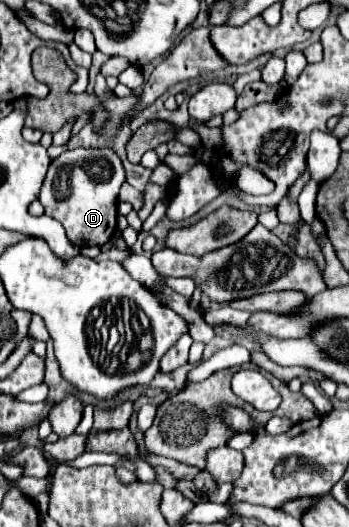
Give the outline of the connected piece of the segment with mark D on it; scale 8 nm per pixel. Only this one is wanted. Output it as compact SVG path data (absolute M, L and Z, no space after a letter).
M79 147L73 151L65 151L57 159L53 159L49 173L43 181L39 201L45 207L45 215L63 223L63 227L67 231L67 239L75 247L87 247L87 245L101 247L113 237L113 233L117 229L117 201L119 201L119 189L123 183L125 183L125 167L111 147L99 147L99 149Z

